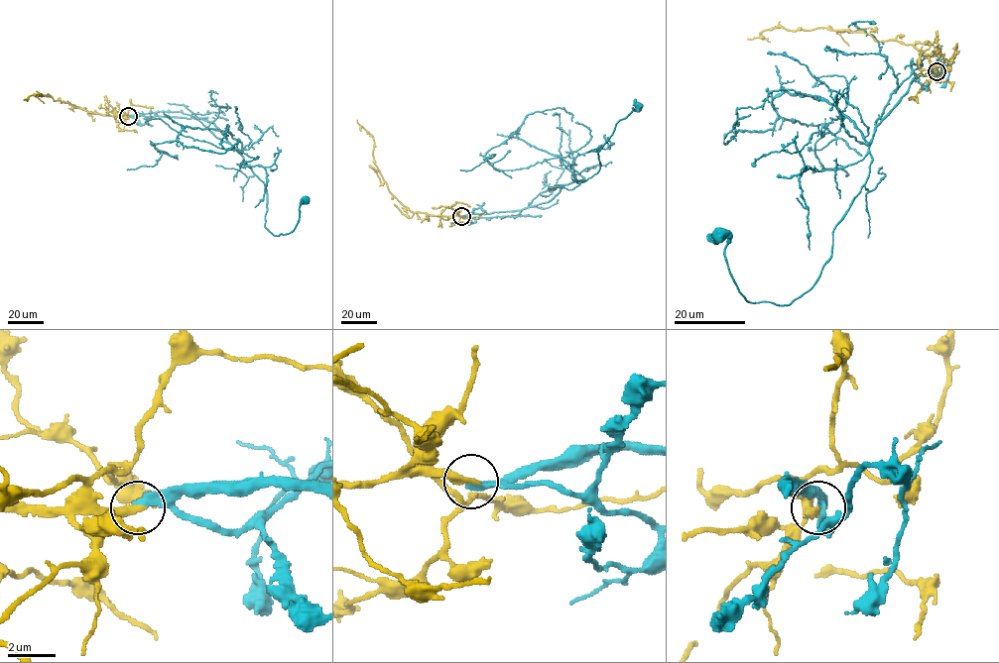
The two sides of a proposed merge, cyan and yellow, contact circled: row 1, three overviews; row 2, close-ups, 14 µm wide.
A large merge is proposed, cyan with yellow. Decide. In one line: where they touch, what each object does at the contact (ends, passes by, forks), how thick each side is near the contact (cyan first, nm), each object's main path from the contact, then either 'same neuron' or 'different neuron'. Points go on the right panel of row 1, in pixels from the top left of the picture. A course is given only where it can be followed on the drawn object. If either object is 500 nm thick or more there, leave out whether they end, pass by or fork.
place (936, 71); cyan ends; yellow ends; calibres 360 and 320 nm; course cyan (936, 71), (918, 74), (875, 128), (831, 258), (789, 304), (740, 293), (719, 233); course yellow (936, 71), (929, 55), (912, 45), (875, 41), (859, 32), (824, 27), (789, 31), (781, 27), (747, 39); same neuron

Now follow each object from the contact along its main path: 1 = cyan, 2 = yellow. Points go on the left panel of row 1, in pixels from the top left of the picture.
1: (128, 116), (200, 118), (212, 123), (264, 182), (265, 227), (274, 235), (294, 230), (300, 206), (306, 198)
2: (128, 116), (95, 114), (39, 93), (23, 100)

